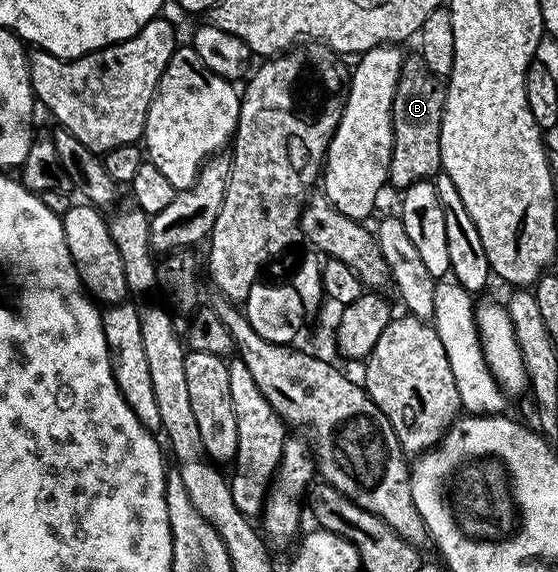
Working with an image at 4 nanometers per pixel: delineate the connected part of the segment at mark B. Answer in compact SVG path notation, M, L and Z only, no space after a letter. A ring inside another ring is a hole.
M419 56L406 57L401 64L393 97L393 147L389 161L388 185L404 192L416 182L432 179L441 170L441 125L445 111L446 87L423 64Z

